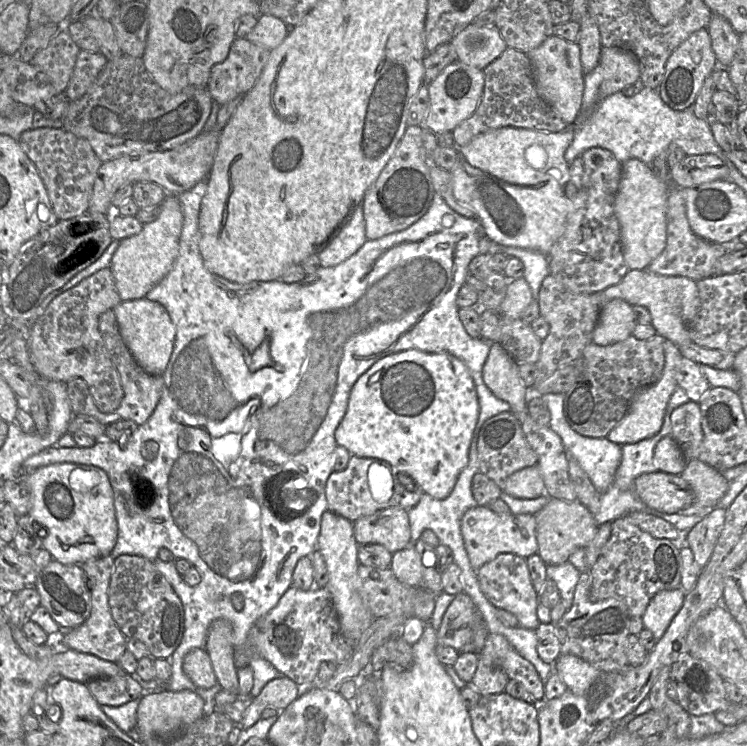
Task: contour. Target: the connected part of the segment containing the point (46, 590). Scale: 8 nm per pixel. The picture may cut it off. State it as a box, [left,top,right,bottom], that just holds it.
[34,560,91,630]

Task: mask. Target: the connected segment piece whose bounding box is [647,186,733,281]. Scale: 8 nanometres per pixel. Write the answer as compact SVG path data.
M669 186L666 205L667 243L663 252L653 260L647 270L664 276L685 276L695 281L718 274L718 260L730 249L729 246L706 240L690 226L686 214L685 188Z

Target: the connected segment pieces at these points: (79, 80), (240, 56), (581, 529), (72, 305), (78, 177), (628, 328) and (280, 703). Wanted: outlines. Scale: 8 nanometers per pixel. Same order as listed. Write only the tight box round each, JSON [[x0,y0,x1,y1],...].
[[65,50,108,101],[207,37,271,104],[535,498,598,565],[29,267,123,413],[18,128,102,220],[592,299,636,346],[239,677,302,730]]

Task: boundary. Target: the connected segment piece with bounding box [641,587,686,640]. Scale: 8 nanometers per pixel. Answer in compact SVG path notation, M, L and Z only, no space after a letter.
M681 587L674 590L662 590L650 600L641 618L644 628L650 630L656 640L663 636L672 619L680 610L685 593Z

